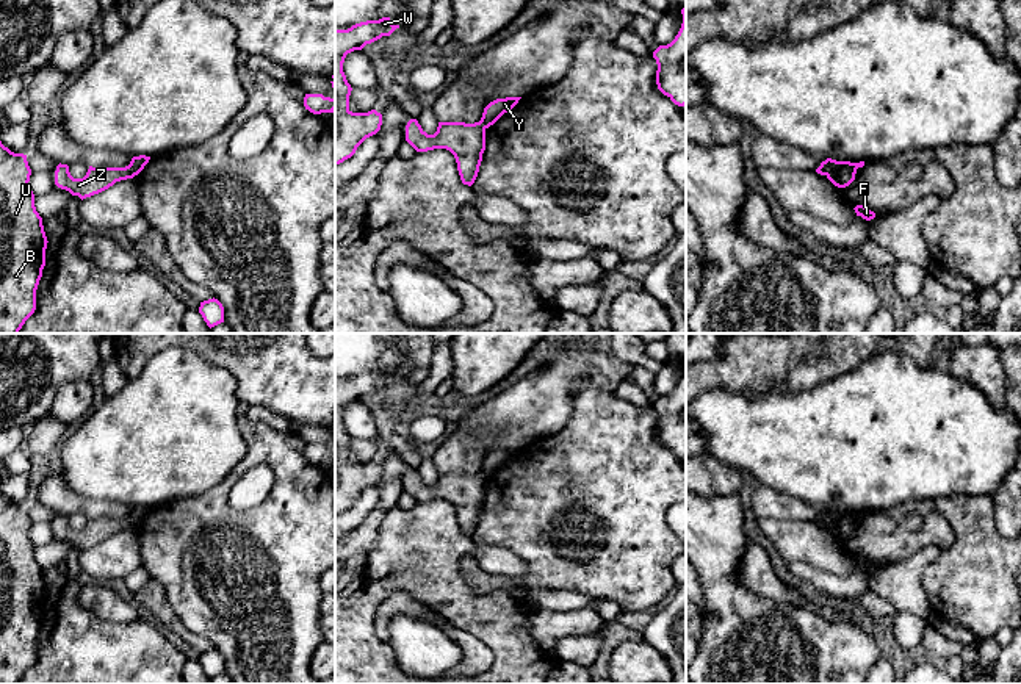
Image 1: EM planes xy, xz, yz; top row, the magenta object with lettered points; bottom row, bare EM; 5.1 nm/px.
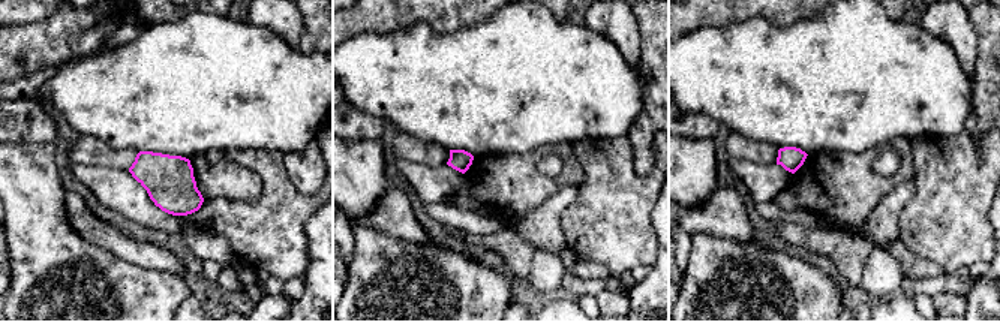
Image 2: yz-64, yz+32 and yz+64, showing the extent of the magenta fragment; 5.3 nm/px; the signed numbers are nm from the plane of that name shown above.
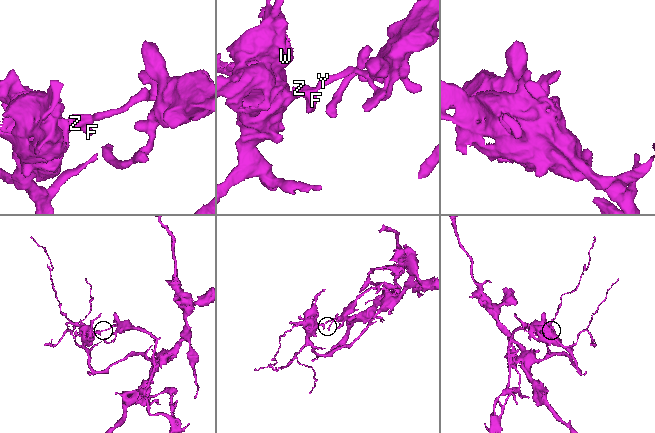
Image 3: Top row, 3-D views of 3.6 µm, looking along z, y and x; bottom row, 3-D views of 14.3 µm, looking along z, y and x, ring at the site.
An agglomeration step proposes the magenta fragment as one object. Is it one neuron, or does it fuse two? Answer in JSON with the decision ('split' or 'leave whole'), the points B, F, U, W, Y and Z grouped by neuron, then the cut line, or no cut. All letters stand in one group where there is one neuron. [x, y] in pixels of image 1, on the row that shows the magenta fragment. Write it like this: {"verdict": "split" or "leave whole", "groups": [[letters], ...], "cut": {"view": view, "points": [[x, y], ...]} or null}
{"verdict": "split", "groups": [["B", "F", "U", "W", "Z"], ["Y"]], "cut": {"view": "yz", "points": [[832, 160], [826, 174]]}}

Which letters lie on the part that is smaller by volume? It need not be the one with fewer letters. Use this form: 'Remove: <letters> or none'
Remove: Y

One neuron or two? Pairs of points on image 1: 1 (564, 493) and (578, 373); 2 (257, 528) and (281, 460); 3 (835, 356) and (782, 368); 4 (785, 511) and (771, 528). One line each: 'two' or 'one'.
1: two
2: one
3: one
4: two

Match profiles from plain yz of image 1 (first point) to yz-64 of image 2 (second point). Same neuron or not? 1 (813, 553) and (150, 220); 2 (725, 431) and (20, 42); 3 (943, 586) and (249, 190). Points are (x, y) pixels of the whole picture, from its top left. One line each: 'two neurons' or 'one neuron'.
1: one neuron
2: two neurons
3: two neurons

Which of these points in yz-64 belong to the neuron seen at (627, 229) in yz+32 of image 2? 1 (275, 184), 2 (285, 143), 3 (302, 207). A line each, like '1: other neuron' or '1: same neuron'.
1: same neuron
2: other neuron
3: same neuron

